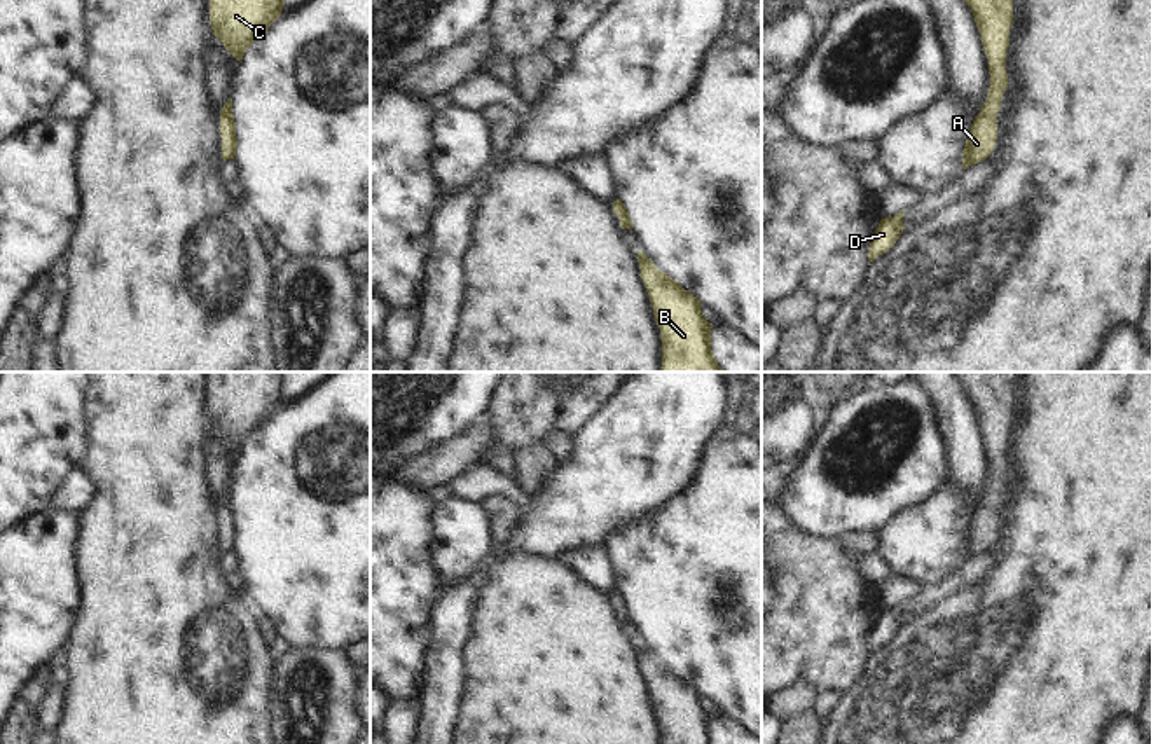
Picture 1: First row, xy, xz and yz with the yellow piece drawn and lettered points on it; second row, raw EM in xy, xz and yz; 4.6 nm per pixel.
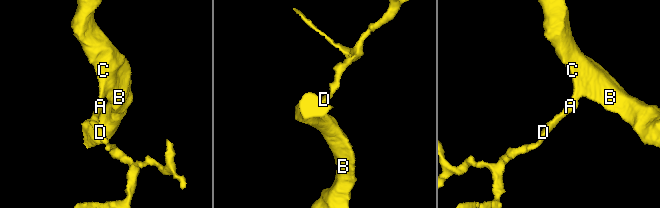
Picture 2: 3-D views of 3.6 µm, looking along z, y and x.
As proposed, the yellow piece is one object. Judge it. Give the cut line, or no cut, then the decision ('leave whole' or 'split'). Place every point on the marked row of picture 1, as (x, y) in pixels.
no cut | leave whole

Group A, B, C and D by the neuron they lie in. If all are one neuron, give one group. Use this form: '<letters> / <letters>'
A B C D

